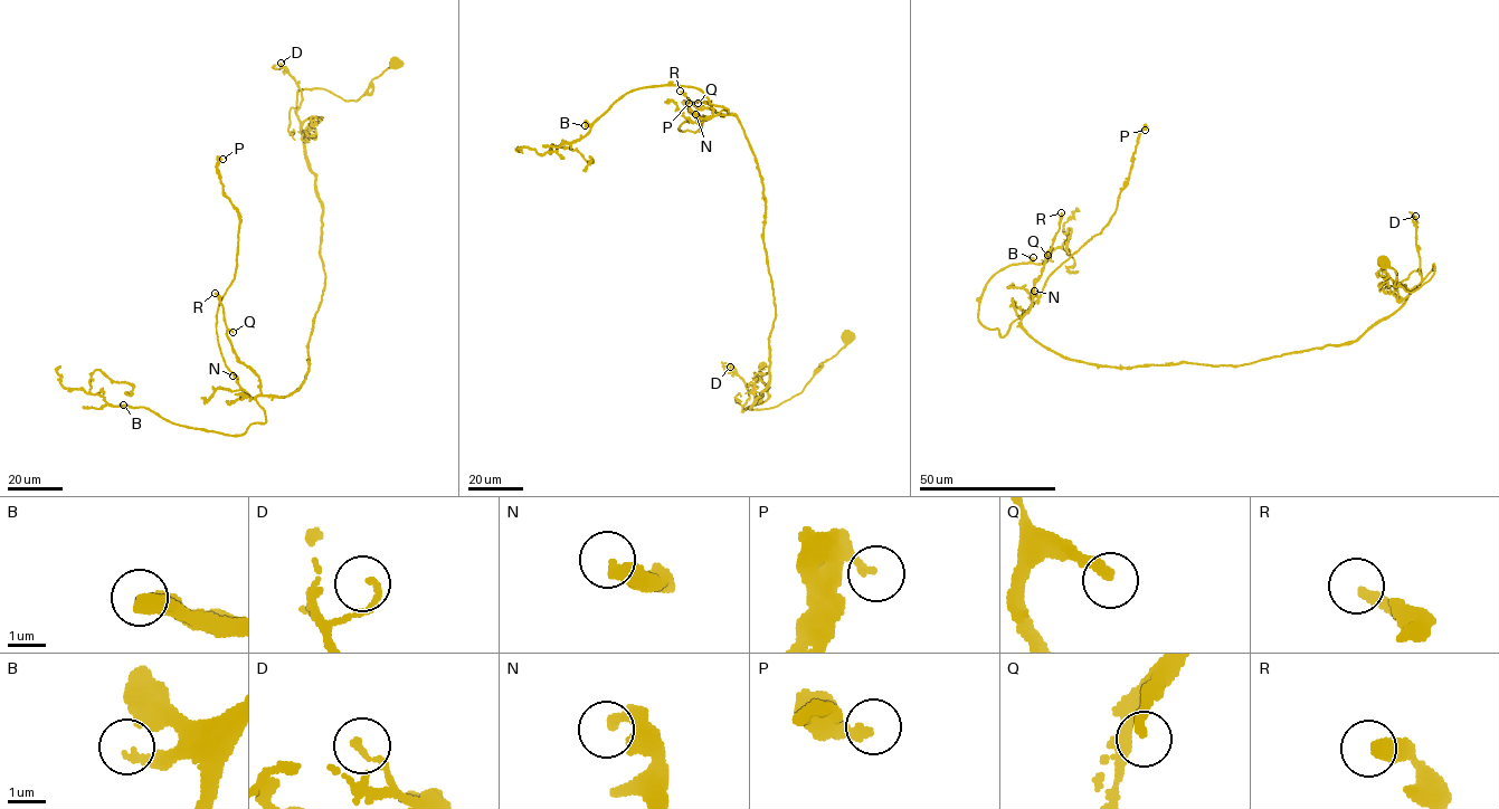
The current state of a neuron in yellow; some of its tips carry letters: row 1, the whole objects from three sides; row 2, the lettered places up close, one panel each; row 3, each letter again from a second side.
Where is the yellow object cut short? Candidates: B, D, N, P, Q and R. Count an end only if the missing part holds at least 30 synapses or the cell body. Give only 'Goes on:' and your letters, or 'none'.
Goes on: none

